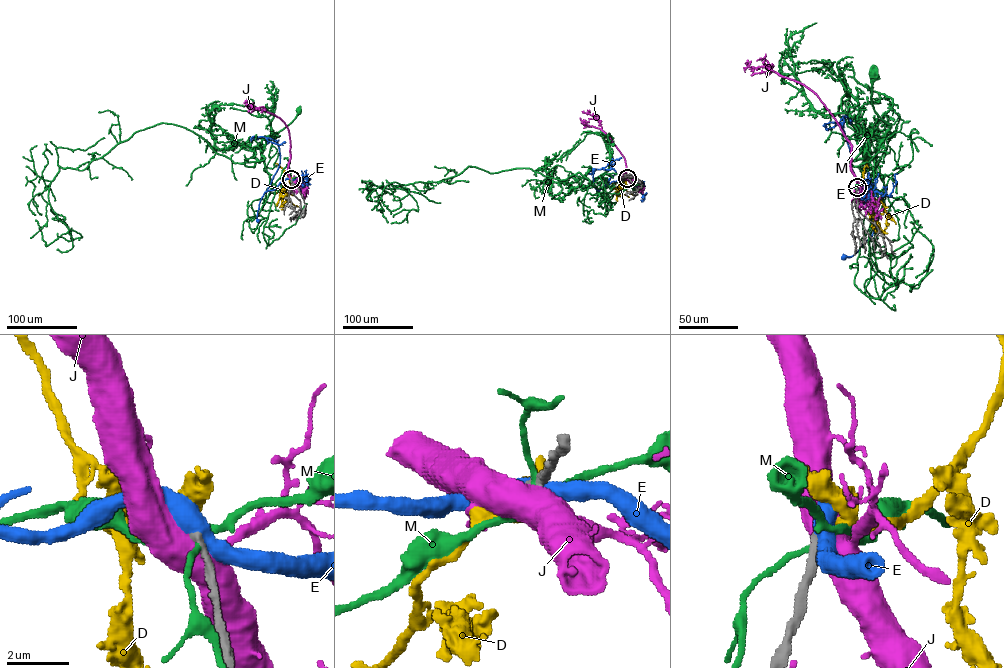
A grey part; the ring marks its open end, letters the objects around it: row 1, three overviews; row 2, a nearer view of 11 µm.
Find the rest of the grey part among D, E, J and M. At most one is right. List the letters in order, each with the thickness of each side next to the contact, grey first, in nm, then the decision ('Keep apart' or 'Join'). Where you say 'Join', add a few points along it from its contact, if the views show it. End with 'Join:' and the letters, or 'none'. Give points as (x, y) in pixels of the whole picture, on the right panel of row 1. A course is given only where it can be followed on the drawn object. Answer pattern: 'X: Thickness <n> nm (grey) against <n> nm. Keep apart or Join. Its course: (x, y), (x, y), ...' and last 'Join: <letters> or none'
D: Thickness 260 nm (grey) against 200 nm. Join. Its course: (857, 187), (864, 181), (863, 172), (863, 184), (872, 190), (888, 216), (884, 235)
E: Thickness 280 nm (grey) against 480 nm. Keep apart
J: Thickness 300 nm (grey) against 700 nm. Keep apart
M: Thickness 300 nm (grey) against 120 nm. Keep apart
Join: D

